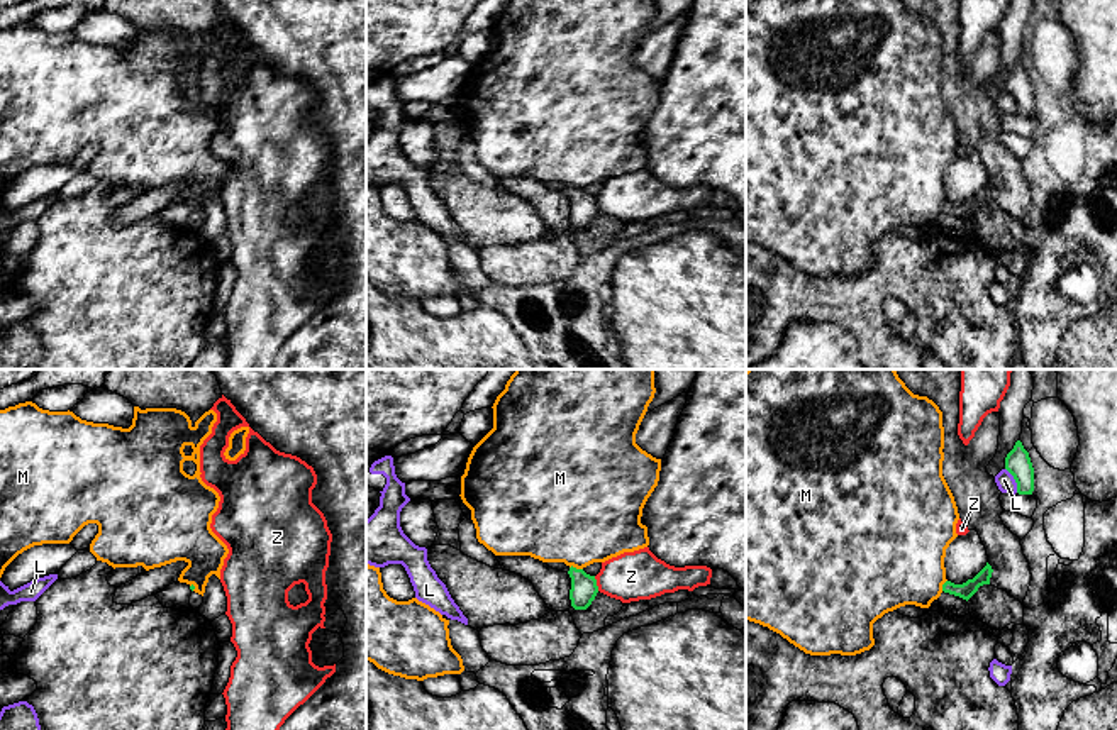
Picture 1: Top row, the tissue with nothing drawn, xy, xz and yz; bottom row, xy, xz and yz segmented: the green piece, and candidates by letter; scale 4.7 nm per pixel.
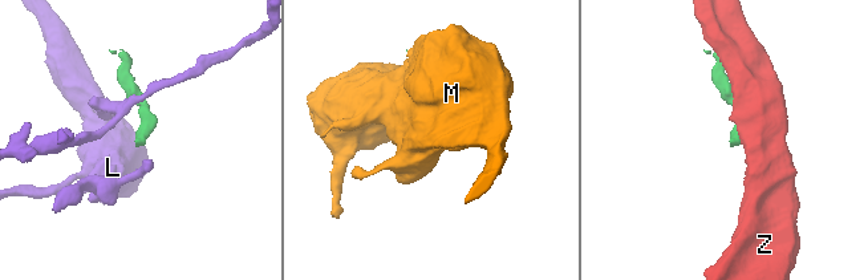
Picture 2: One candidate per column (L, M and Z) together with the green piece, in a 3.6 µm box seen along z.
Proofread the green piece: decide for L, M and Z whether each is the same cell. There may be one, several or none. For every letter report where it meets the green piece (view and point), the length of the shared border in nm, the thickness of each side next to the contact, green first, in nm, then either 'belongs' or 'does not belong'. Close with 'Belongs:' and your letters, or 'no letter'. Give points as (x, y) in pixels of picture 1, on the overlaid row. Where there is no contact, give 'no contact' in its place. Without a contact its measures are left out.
L: contact yz (1014, 478); length 130 nm; calibres 120 and 90 nm; does not belong
M: contact xz (575, 568); length 70 nm; calibres 130 and 480 nm; does not belong
Z: contact xz (595, 583); length 80 nm; calibres 130 and 240 nm; does not belong
Belongs: no letter

